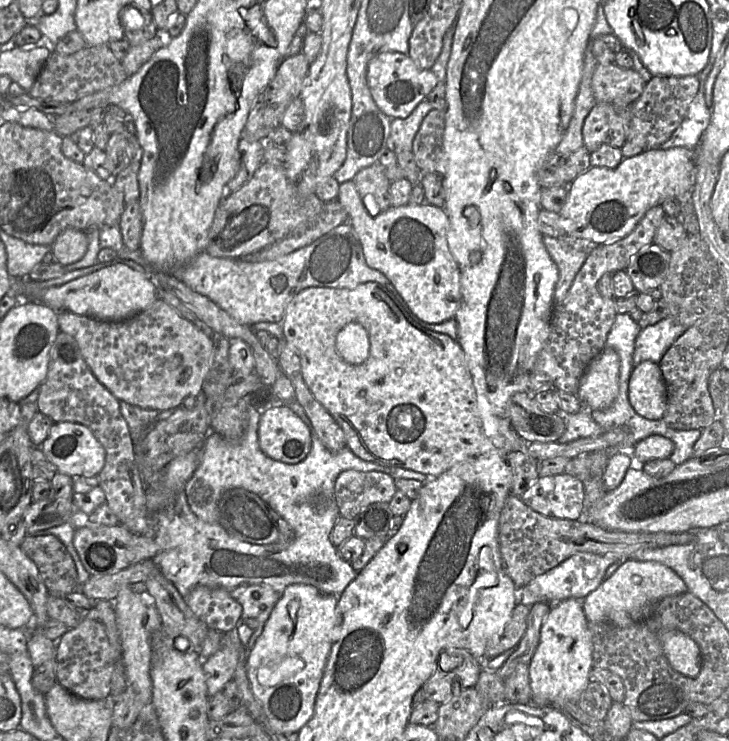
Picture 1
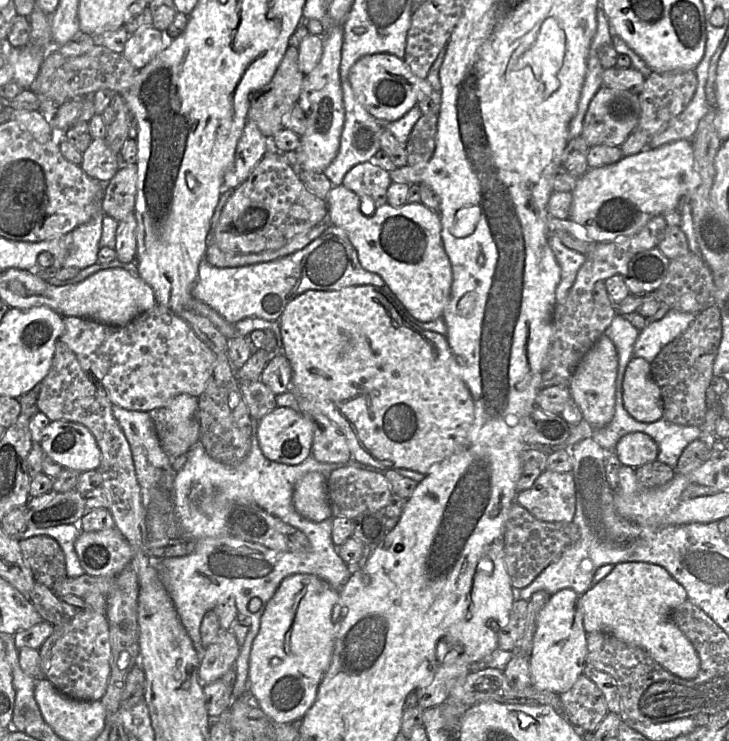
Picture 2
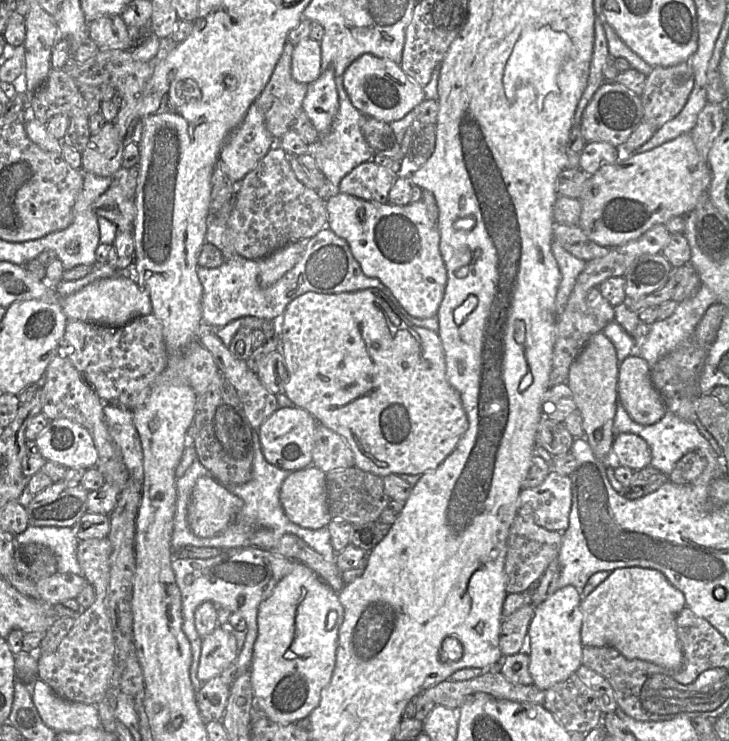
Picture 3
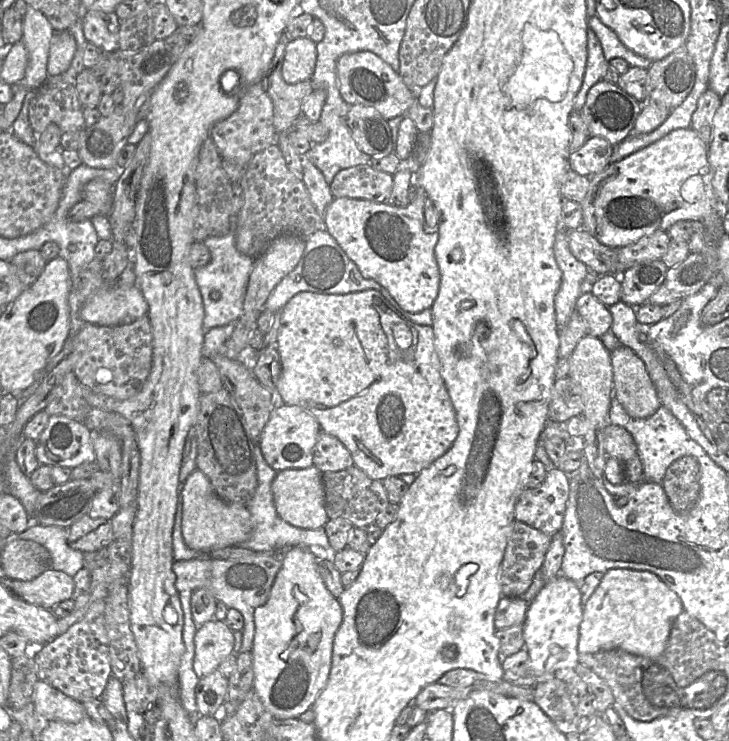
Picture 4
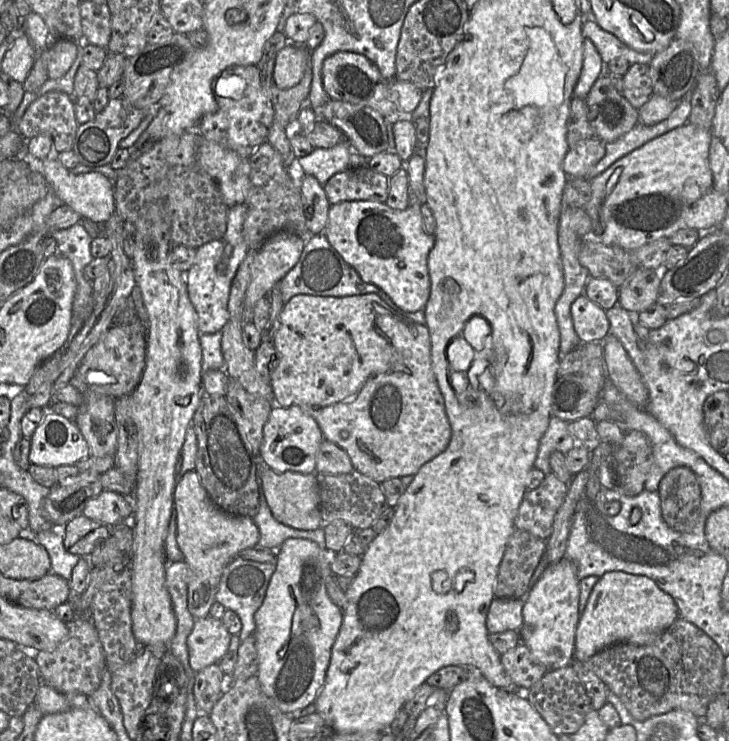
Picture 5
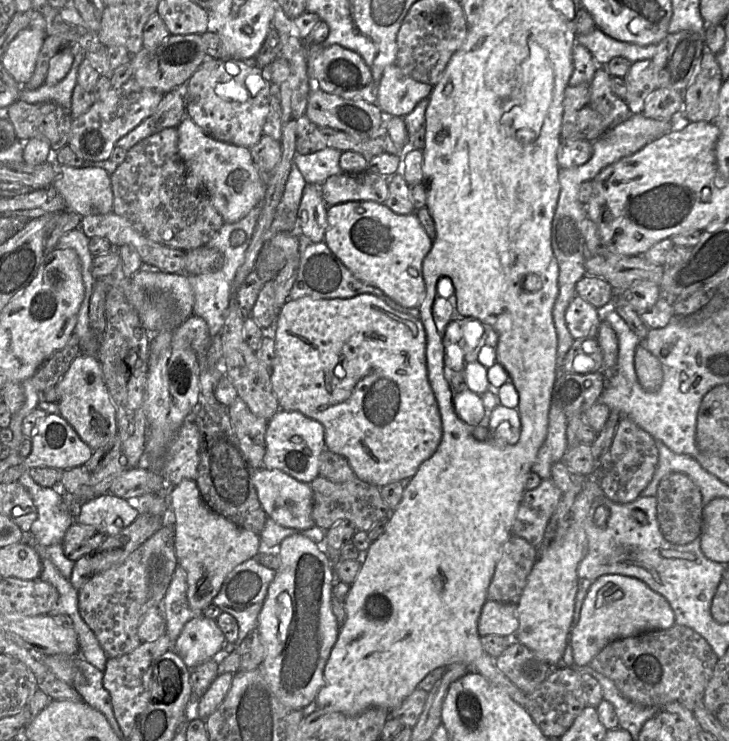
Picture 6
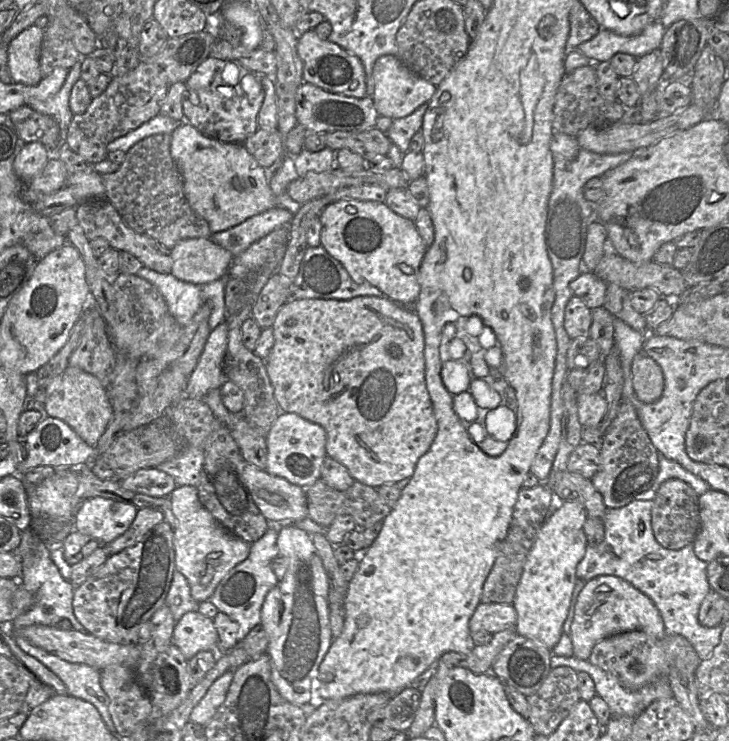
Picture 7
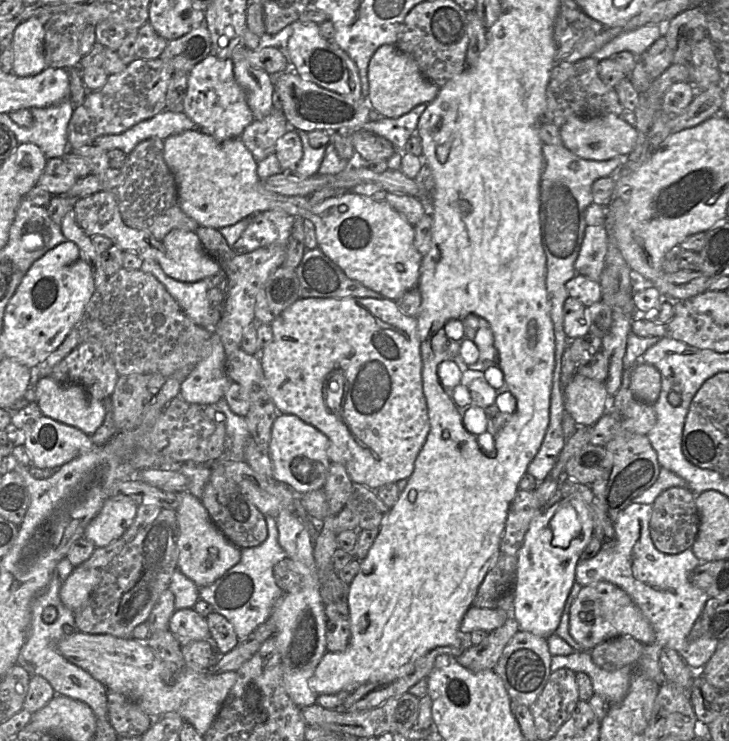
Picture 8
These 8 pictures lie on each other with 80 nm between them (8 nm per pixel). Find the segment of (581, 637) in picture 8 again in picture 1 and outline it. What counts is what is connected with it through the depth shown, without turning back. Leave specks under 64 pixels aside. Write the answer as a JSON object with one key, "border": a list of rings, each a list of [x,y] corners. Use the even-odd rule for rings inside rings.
{"border":[[[628,559],[621,561],[617,570],[581,603],[588,622],[609,622],[625,627],[646,620],[653,607],[662,599],[687,591],[681,577],[668,566],[658,562]],[[672,629],[659,636],[665,656],[677,672],[695,677],[702,667],[702,656],[699,646],[685,633]]]}

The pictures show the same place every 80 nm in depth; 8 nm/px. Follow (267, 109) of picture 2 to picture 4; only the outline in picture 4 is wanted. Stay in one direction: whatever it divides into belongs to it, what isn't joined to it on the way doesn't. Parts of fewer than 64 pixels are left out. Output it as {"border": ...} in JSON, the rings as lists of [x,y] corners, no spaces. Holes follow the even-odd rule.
{"border":[[[285,32],[280,36],[275,49],[271,68],[263,79],[263,88],[265,89],[266,93],[271,98],[273,103],[273,124],[277,134],[285,134],[293,129],[296,120],[302,115],[302,103],[304,99],[313,90],[311,79],[296,84],[288,84],[283,79],[282,66],[284,53],[286,46],[290,41],[292,40],[289,39],[288,35]]]}

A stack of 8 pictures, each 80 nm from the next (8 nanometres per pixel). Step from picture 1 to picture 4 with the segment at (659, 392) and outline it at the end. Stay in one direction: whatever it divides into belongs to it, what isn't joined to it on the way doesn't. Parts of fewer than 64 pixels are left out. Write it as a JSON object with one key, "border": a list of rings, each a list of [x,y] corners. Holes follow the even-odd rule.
{"border":[[[623,345],[610,352],[613,370],[614,396],[634,418],[648,418],[661,407],[661,401],[642,359],[633,350]]]}

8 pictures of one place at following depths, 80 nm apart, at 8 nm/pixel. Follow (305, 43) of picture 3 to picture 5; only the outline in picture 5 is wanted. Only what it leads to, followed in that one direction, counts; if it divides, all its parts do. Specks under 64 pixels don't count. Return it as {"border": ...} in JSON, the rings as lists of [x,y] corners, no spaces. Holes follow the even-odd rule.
{"border":[[[288,43],[276,57],[273,71],[276,86],[287,89],[298,84],[306,68],[307,56],[304,45]]]}

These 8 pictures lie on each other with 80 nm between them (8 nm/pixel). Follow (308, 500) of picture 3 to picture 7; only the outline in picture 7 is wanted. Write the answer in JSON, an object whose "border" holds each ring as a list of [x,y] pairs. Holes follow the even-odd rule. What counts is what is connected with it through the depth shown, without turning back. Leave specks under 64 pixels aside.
{"border":[[[245,463],[242,480],[267,521],[295,523],[308,517],[305,489]]]}

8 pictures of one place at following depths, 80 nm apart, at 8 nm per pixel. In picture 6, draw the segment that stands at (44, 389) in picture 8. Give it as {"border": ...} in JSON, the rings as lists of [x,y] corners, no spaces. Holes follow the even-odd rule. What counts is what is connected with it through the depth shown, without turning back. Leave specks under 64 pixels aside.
{"border":[[[78,355],[56,384],[59,414],[65,418],[79,437],[93,450],[107,444],[117,435],[116,409],[104,380],[101,364],[96,357]],[[93,375],[93,381],[88,376]]]}

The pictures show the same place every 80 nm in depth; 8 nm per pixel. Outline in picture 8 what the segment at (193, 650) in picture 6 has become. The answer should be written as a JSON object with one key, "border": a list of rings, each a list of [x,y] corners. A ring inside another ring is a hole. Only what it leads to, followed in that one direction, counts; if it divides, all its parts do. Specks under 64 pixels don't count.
{"border":[[[193,608],[175,610],[169,621],[169,630],[181,645],[211,640],[207,619]]]}

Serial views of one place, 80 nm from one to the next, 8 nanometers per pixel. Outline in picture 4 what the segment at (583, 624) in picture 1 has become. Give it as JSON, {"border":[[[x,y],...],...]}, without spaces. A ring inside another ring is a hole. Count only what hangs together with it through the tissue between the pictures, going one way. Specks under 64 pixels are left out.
{"border":[[[559,574],[547,581],[528,605],[523,623],[524,648],[537,682],[547,680],[556,671],[575,669],[579,664],[579,628],[583,619],[579,584]]]}

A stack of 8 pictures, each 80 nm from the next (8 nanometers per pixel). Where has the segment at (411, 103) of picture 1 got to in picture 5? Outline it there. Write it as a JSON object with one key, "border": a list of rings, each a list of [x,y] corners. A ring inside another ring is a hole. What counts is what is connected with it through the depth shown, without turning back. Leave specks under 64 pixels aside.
{"border":[[[348,51],[332,54],[323,63],[322,80],[330,99],[369,106],[383,117],[398,110],[389,99],[390,80],[383,78],[378,67],[362,54]]]}

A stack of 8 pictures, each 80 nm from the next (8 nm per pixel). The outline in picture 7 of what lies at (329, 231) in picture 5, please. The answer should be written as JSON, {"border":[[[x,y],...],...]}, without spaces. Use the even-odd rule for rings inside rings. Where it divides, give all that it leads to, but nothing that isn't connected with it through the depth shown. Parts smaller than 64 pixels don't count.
{"border":[[[339,200],[328,204],[320,214],[321,245],[338,260],[357,283],[368,283],[378,288],[392,301],[413,305],[420,294],[419,272],[427,251],[414,221],[393,212],[384,202]]]}

